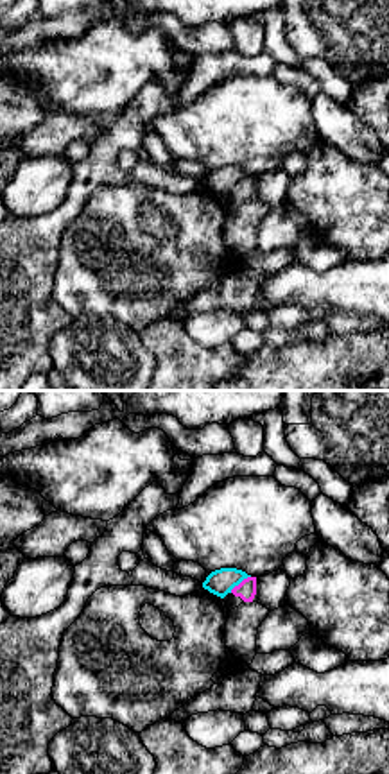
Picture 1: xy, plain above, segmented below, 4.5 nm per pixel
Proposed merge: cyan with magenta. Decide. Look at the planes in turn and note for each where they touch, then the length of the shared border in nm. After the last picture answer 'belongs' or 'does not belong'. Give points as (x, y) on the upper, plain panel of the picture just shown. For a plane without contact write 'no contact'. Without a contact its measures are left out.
(239, 181) | 120 nm

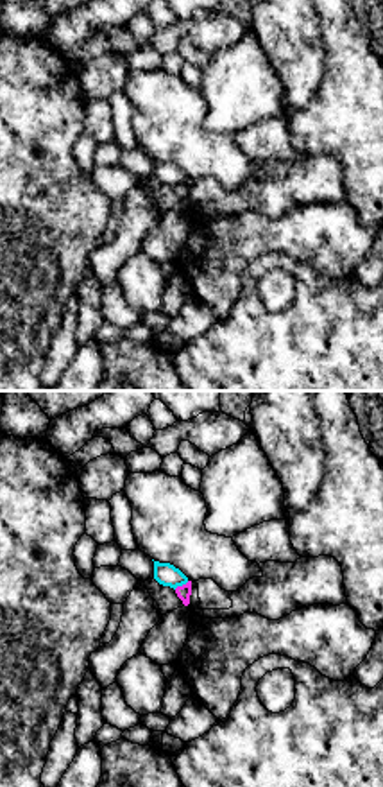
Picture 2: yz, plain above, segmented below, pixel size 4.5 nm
(181, 183) | 80 nm

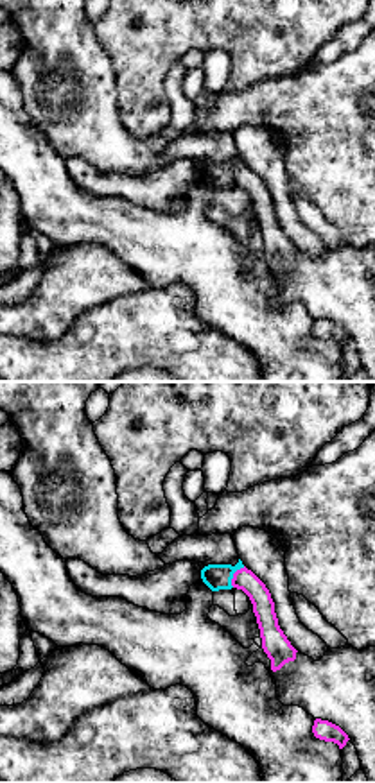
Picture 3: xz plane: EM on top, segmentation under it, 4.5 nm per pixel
(232, 174) | 110 nm

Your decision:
does not belong

